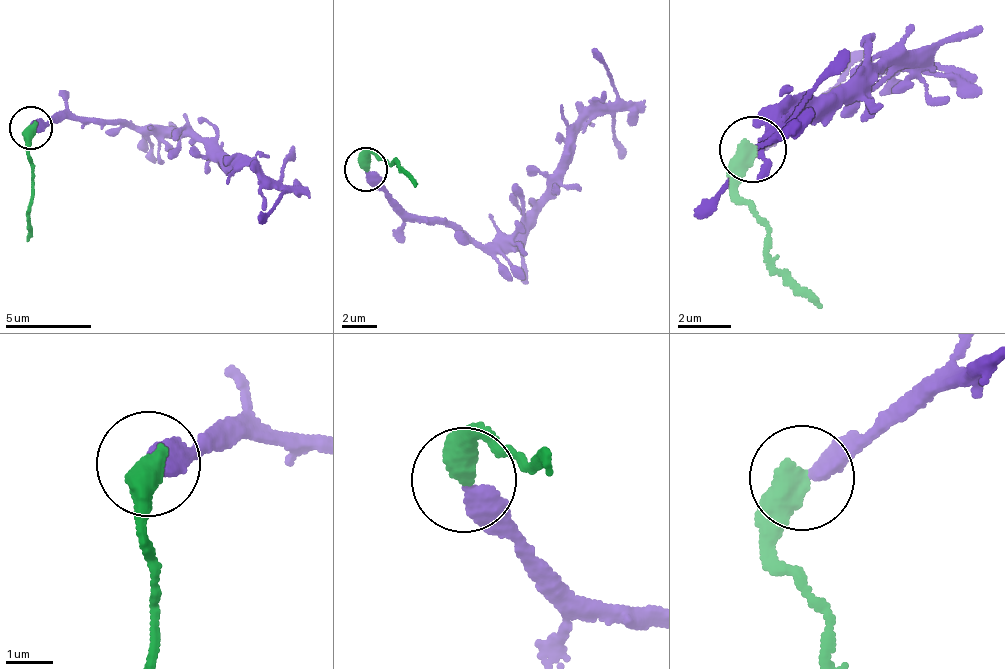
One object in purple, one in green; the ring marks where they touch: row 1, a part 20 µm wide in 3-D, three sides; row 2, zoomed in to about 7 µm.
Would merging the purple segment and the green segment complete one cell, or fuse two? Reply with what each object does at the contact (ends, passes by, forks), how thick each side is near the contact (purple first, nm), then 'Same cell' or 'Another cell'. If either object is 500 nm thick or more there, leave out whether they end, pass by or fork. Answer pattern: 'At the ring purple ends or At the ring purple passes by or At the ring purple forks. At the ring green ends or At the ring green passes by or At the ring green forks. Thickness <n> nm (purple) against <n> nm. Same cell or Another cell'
Thickness 400 nm (purple) against 550 nm. Another cell

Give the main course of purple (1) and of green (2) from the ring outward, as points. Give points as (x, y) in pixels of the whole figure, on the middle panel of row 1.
1: (365, 170), (381, 175), (409, 215), (445, 218), (498, 244), (615, 97), (595, 48)
2: (365, 170), (373, 152), (393, 162), (414, 188)

